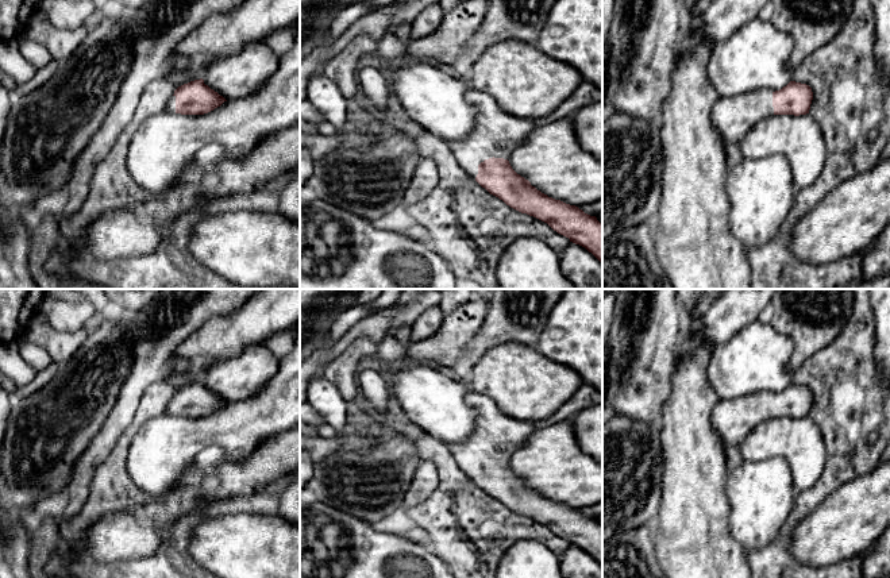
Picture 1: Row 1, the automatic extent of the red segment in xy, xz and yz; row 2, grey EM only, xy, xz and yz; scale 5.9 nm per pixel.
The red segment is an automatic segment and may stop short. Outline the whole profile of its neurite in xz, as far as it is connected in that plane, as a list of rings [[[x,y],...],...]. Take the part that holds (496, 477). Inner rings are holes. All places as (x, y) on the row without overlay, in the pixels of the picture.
[[[473,390],[467,393],[466,401],[475,409],[477,428],[467,442],[446,444],[459,469],[490,497],[511,510],[547,525],[570,544],[585,550],[602,566],[602,525],[575,508],[542,496],[528,482],[517,477],[508,463],[511,455],[525,446],[528,438],[536,431],[533,421],[523,421],[505,415],[492,398]]]

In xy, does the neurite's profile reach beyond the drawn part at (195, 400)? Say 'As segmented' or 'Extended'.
Extended

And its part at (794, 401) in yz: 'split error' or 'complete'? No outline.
split error

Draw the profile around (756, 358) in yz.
[[[754,321],[716,347],[706,369],[708,382],[720,400],[747,397],[756,392],[779,393],[793,384],[793,371],[789,369],[793,350],[790,336],[778,332],[771,324]]]

